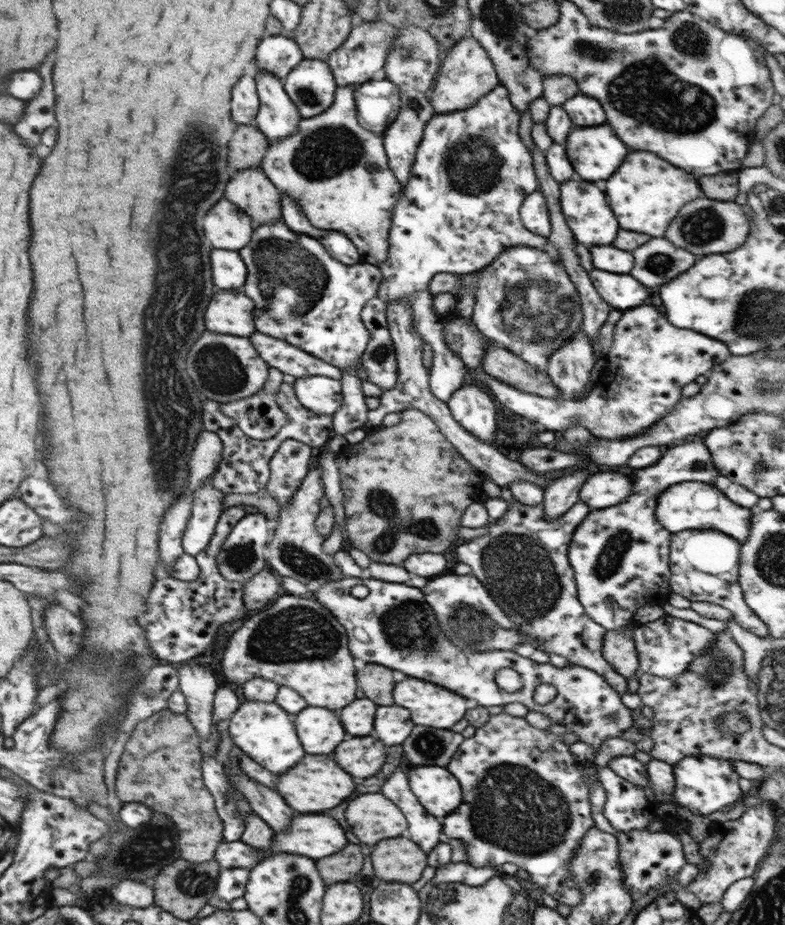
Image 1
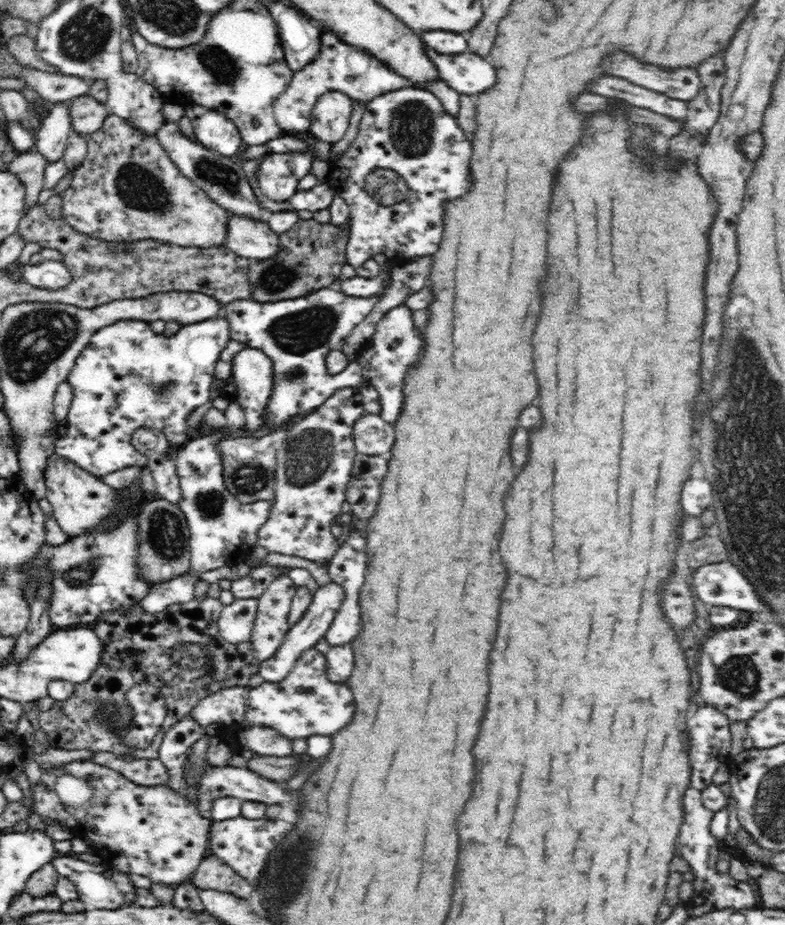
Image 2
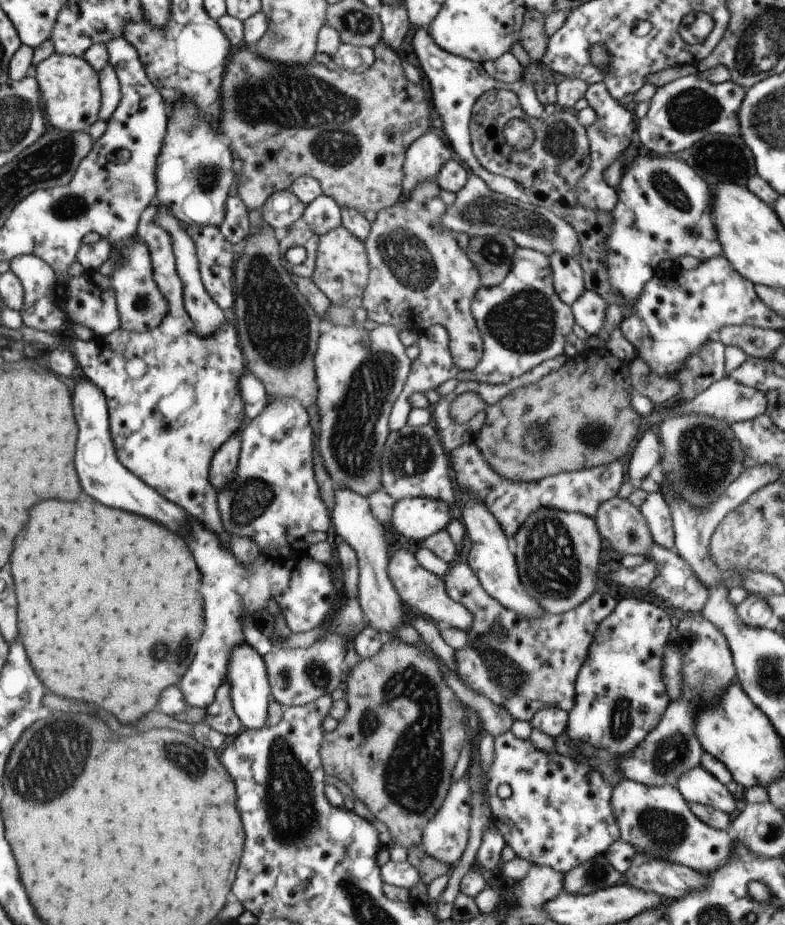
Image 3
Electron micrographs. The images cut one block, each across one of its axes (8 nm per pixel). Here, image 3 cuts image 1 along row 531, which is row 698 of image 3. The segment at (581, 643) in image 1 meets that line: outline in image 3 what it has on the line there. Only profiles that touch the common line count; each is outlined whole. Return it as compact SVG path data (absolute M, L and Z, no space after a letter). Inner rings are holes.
M465 536L458 550L459 560L457 564L449 568L442 577L448 597L457 604L462 604L463 608L469 610L471 614L471 626L467 628L467 642L461 650L453 652L453 660L455 660L455 674L457 678L473 692L490 700L493 704L504 708L505 712L511 715L513 721L530 722L531 717L541 710L541 708L560 708L564 711L571 710L573 706L573 696L575 691L575 680L578 676L578 670L581 668L591 640L597 626L605 616L607 616L615 606L613 598L609 594L600 594L593 591L589 598L581 606L576 606L573 610L568 610L563 614L552 615L543 612L537 618L521 618L511 610L505 610L499 602L491 598L481 588L477 577L471 572L467 564L467 552L471 548L471 540ZM497 622L501 626L501 630L505 632L505 640L497 642L491 636L491 624Z

